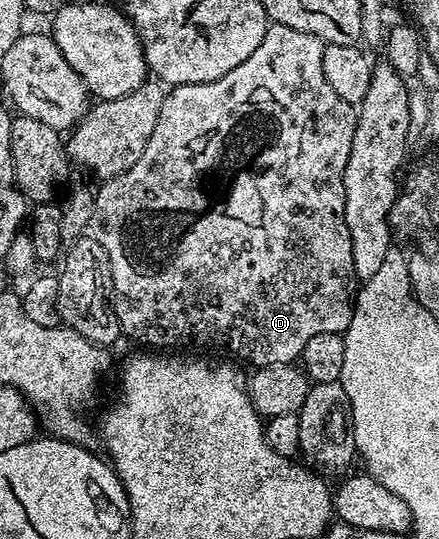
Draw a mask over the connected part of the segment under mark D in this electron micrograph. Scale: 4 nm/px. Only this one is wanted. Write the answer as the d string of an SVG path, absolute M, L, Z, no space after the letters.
M268 25L265 38L261 44L257 44L253 54L247 60L237 64L233 72L225 72L215 82L202 82L194 86L185 84L184 86L170 87L164 93L163 103L161 104L161 116L157 116L157 124L153 127L153 136L149 136L149 144L145 144L145 152L141 152L141 160L133 164L125 172L121 172L115 178L106 179L102 183L103 187L95 190L95 211L93 212L93 236L105 248L107 266L111 276L111 286L113 287L113 305L115 315L119 321L120 331L124 335L128 334L135 342L148 342L151 348L171 348L167 346L200 346L203 350L228 350L231 354L236 354L239 358L244 358L247 362L252 362L252 367L261 366L290 366L302 355L305 344L313 340L313 336L322 334L343 334L349 328L349 320L353 309L353 286L351 282L356 281L355 265L353 264L353 244L349 236L349 228L345 224L345 164L349 162L349 152L353 146L353 132L355 131L355 115L352 103L341 100L333 88L329 88L329 80L325 80L325 72L321 72L321 56L325 43L309 32L297 32L297 28L288 26Z

